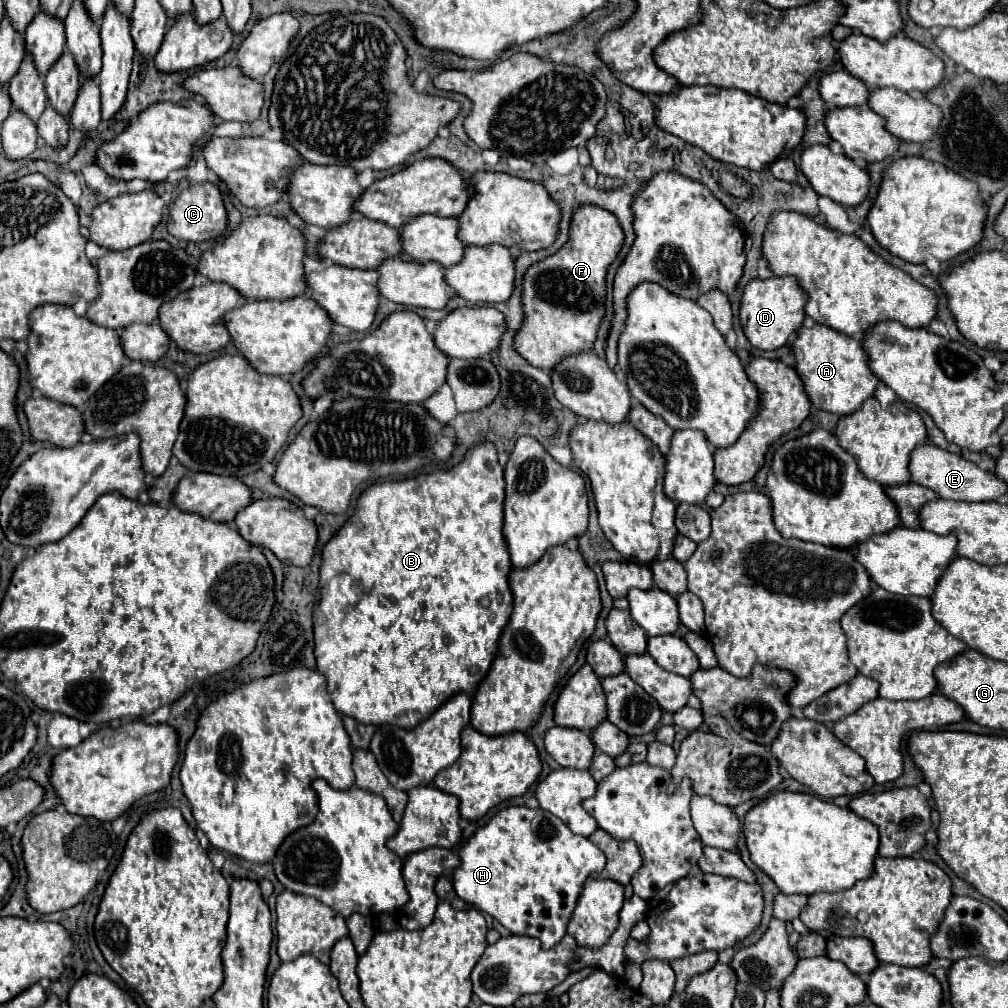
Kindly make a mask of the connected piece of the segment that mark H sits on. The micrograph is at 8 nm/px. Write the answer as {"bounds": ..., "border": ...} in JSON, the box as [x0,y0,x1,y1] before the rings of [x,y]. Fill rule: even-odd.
{"bounds":[451,806,605,948],"border":[[[527,806],[499,810],[457,854],[459,866],[451,878],[455,894],[493,916],[511,934],[539,938],[543,948],[563,940],[583,882],[591,872],[605,868],[605,854],[589,838],[567,830],[557,816]]]}

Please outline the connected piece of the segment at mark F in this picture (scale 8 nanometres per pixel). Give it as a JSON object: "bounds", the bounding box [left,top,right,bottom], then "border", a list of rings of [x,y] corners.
{"bounds":[513,204,623,370],"border":[[[593,204],[573,212],[569,240],[551,256],[535,262],[523,274],[523,322],[513,338],[513,348],[533,366],[551,370],[563,354],[591,350],[605,314],[605,274],[623,244],[617,218]]]}

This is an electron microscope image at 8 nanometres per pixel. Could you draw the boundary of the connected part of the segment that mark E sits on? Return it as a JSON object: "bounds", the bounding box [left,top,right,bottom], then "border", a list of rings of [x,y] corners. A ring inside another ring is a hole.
{"bounds":[909,444,1007,502],"border":[[[921,444],[909,454],[909,474],[911,482],[917,482],[925,488],[931,488],[943,500],[957,502],[981,502],[981,500],[999,500],[1007,494],[1007,486],[995,478],[993,472],[977,468],[973,462],[937,448],[935,444]]]}

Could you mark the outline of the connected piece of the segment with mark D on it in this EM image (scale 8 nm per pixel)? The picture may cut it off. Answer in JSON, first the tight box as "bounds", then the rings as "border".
{"bounds":[739,276,805,350],"border":[[[771,276],[767,280],[751,280],[741,296],[739,320],[747,340],[759,350],[775,350],[791,340],[791,336],[799,330],[805,318],[805,296],[797,290],[797,282],[793,278],[777,278]]]}

